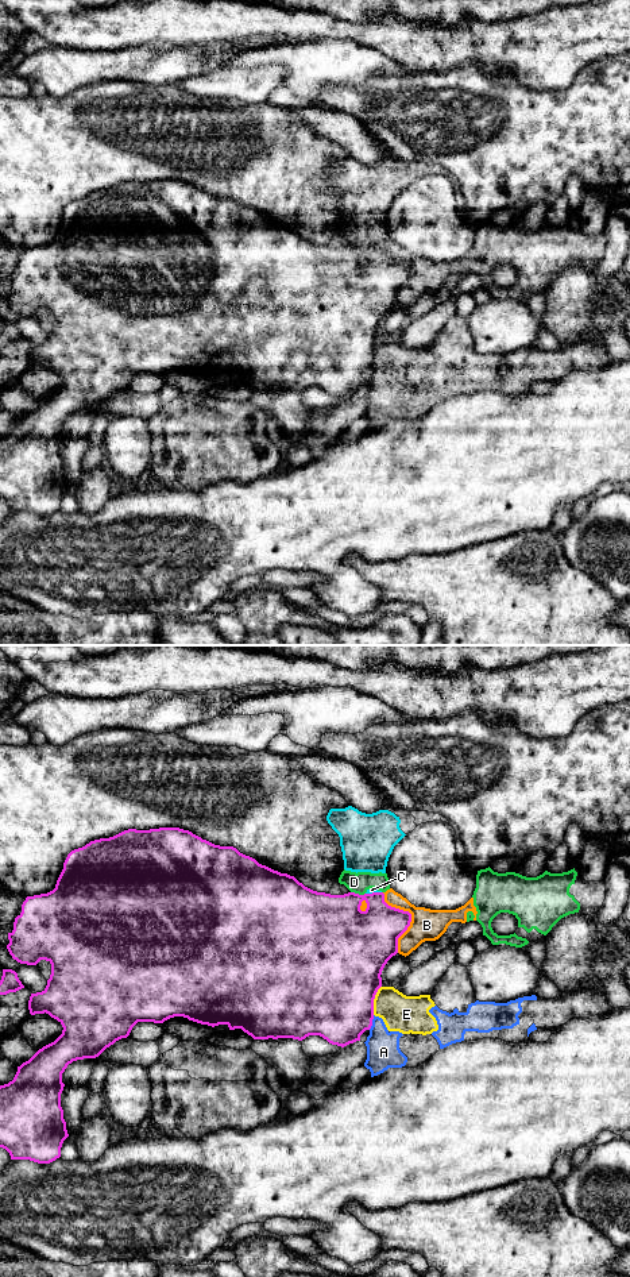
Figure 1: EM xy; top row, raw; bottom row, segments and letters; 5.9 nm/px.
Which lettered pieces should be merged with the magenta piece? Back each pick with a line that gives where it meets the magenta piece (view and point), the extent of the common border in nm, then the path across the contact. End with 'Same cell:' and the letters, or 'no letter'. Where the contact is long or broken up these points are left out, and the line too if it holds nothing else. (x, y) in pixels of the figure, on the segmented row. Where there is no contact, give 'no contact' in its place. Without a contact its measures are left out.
Same cell: no letter

